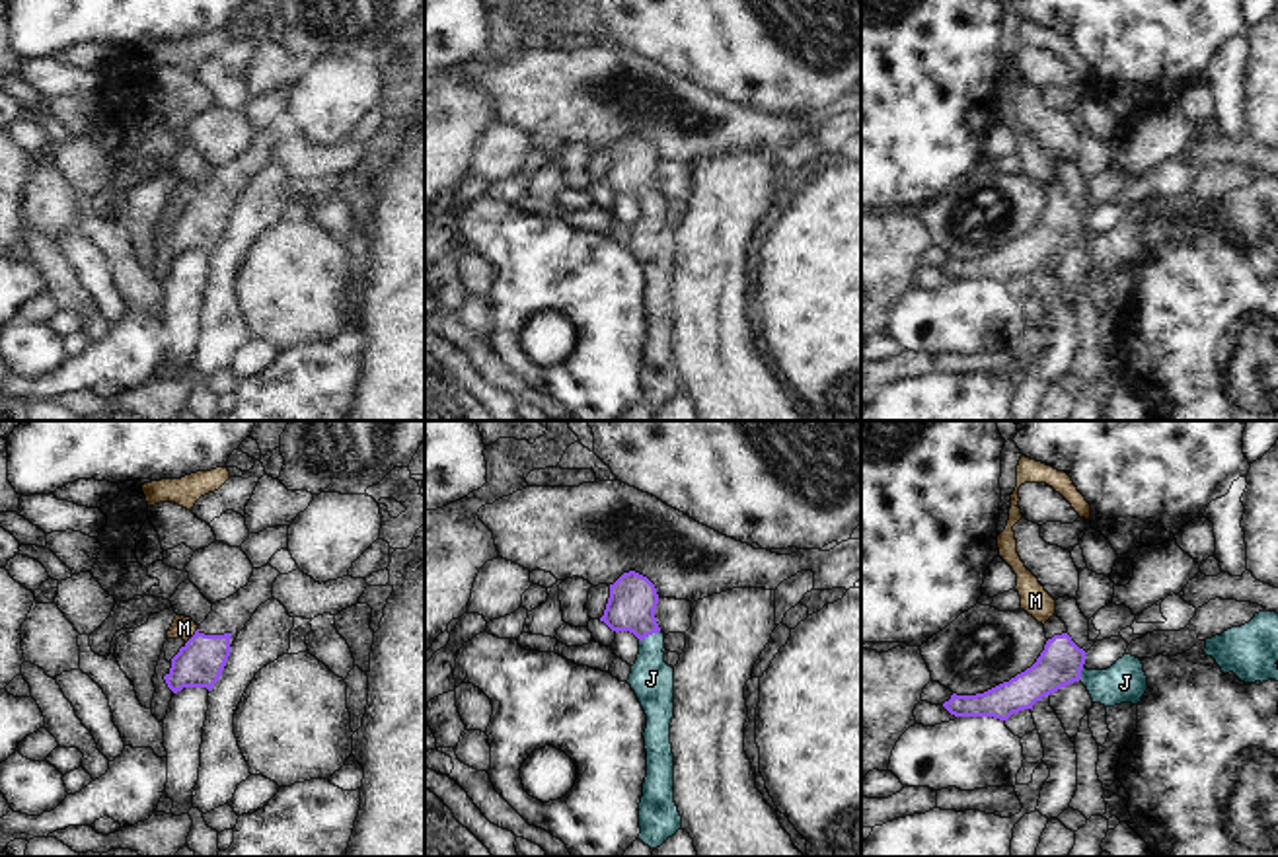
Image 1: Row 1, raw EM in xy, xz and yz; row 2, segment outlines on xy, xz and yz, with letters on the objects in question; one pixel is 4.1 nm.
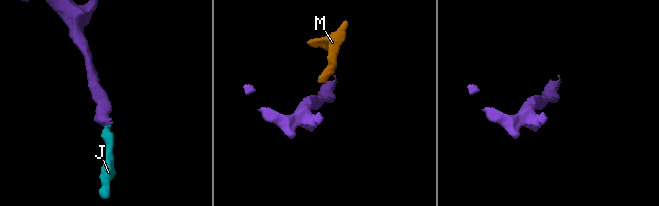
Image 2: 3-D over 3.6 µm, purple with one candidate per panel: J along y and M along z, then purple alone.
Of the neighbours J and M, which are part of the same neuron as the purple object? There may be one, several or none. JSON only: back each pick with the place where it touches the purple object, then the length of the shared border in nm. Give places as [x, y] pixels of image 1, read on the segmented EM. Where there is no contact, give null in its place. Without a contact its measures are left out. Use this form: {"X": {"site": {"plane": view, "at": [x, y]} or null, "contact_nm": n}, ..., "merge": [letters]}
{"J": {"site": {"plane": "xz", "at": [649, 633]}, "contact_nm": 100}, "merge": ["J"]}

